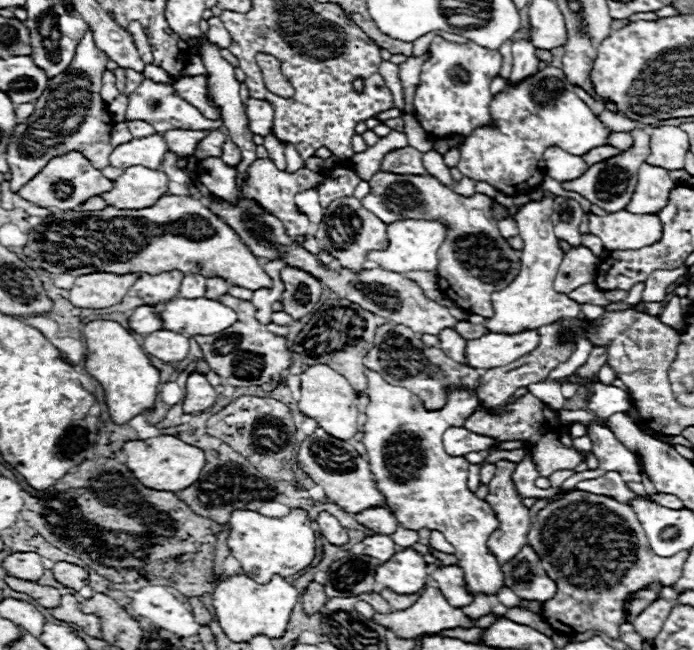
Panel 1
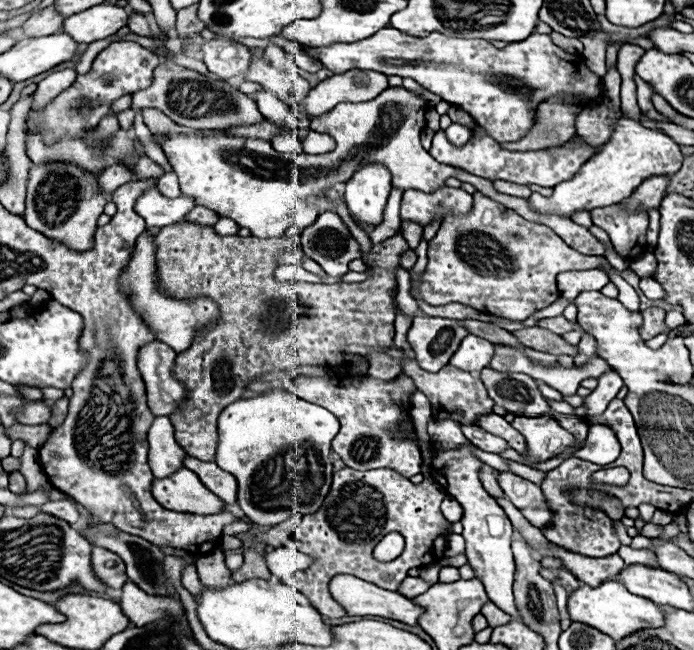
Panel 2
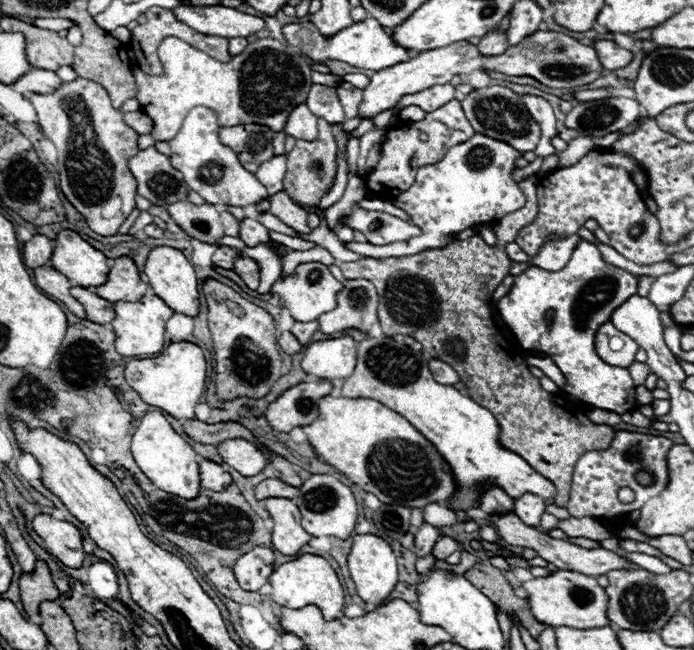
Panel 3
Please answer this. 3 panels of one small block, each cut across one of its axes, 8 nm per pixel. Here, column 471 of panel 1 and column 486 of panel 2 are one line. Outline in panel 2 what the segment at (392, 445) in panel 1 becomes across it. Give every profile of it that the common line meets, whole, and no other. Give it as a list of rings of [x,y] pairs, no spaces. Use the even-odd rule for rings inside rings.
[[[406,360],[404,374],[412,376],[418,390],[430,400],[434,420],[454,420],[458,424],[476,424],[480,416],[490,414],[494,408],[494,400],[486,394],[482,380],[478,376],[472,376],[470,372],[444,366],[440,372],[430,374],[430,372],[424,372],[414,360]],[[458,446],[458,448],[438,448],[434,450],[432,458],[432,478],[464,508],[462,524],[464,524],[464,540],[466,540],[466,556],[468,564],[476,570],[476,576],[482,578],[482,584],[486,588],[486,594],[490,600],[510,614],[512,618],[520,618],[516,606],[512,584],[514,582],[514,558],[510,550],[512,542],[512,524],[504,510],[496,504],[496,500],[484,490],[480,480],[480,470],[484,462],[474,456],[470,446]]]

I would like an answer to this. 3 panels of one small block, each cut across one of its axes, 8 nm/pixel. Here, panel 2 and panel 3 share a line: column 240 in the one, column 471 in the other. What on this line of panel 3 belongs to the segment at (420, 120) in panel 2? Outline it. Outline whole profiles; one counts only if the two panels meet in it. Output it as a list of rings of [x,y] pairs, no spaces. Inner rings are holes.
[[[484,134],[472,136],[464,144],[452,146],[440,164],[420,168],[416,174],[416,182],[408,192],[402,192],[394,204],[408,212],[416,226],[422,228],[422,234],[396,244],[386,246],[372,246],[368,242],[350,242],[346,248],[360,256],[370,258],[400,258],[412,256],[430,248],[444,248],[446,244],[454,242],[454,234],[460,234],[474,224],[488,224],[496,222],[502,216],[520,210],[524,206],[524,194],[518,184],[512,180],[514,160],[522,156],[510,144],[500,144]]]

